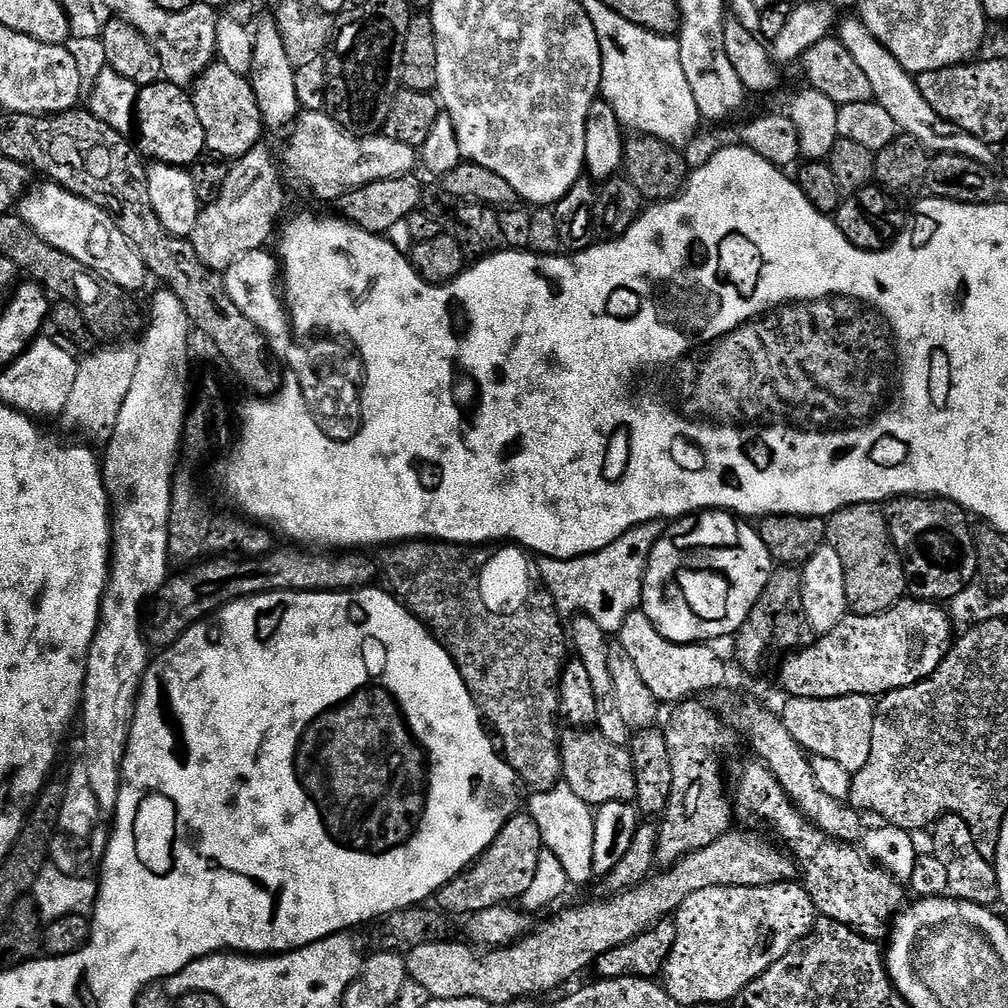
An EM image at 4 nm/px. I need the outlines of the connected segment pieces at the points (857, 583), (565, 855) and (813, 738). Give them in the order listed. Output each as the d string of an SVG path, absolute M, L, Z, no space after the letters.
M852 504L842 508L827 521L826 536L842 560L842 570L845 572L845 596L849 609L858 616L876 616L885 612L905 599L908 590L908 578L904 575L904 561L892 542L888 533L888 523L884 521L884 513L880 504Z
M562 784L558 787L532 794L527 813L535 823L545 849L556 857L573 885L586 883L594 876L593 834L594 818L588 804L577 796L573 789Z
M843 696L829 700L801 700L792 698L782 711L786 730L805 753L821 760L837 763L845 771L855 774L868 765L872 753L872 722L874 704L866 696Z

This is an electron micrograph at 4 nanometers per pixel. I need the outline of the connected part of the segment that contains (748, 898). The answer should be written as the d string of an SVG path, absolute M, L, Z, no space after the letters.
M800 882L767 884L765 888L707 888L690 894L674 913L674 939L662 969L662 987L681 1006L731 1002L752 980L756 980L785 952L795 936L803 937L813 927L816 905Z

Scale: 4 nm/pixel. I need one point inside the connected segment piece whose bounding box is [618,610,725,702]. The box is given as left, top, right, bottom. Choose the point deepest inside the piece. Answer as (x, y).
(671, 671)

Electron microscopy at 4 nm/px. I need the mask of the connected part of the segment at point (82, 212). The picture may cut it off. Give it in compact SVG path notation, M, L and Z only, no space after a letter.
M44 182L41 188L36 188L33 192L25 191L18 204L18 215L46 243L62 250L75 260L88 250L86 240L96 248L106 248L110 242L120 242L123 237L122 233L114 227L112 217L103 208L51 182Z

